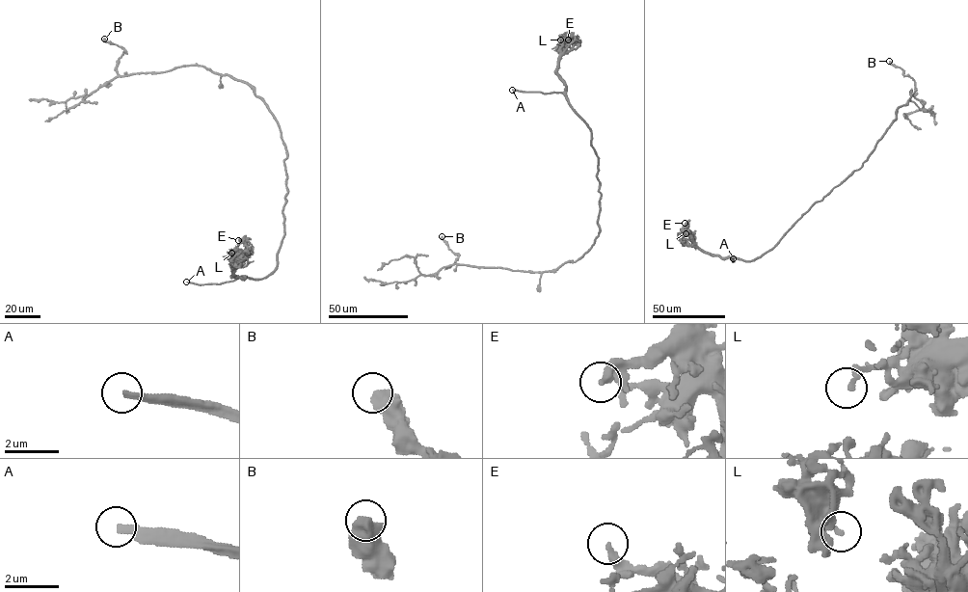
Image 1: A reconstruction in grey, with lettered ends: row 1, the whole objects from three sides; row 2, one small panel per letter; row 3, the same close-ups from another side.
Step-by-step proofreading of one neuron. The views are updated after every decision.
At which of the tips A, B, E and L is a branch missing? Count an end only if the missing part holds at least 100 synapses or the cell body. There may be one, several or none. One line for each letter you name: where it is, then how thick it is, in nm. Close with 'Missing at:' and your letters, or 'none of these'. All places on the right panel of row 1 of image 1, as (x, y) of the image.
A: at (733, 258); 240 nm thick
Missing at: A

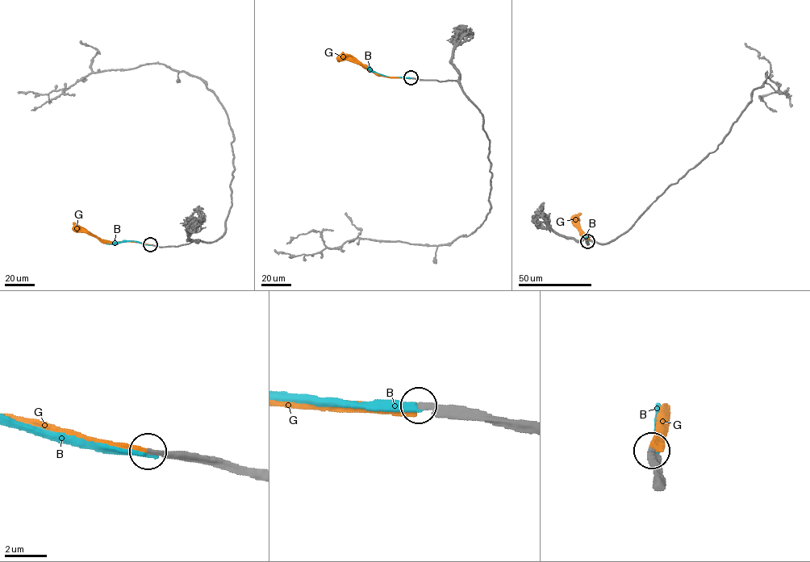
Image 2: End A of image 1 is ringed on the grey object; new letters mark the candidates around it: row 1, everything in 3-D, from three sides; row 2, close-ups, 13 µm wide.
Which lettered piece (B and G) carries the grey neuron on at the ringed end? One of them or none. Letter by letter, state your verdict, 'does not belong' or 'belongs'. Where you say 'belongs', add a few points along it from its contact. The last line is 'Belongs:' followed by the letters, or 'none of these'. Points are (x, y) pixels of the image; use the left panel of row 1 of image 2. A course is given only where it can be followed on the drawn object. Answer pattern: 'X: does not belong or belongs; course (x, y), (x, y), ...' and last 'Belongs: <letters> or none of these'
B: does not belong
G: belongs; course (149, 244), (112, 242), (77, 227)
Belongs: G

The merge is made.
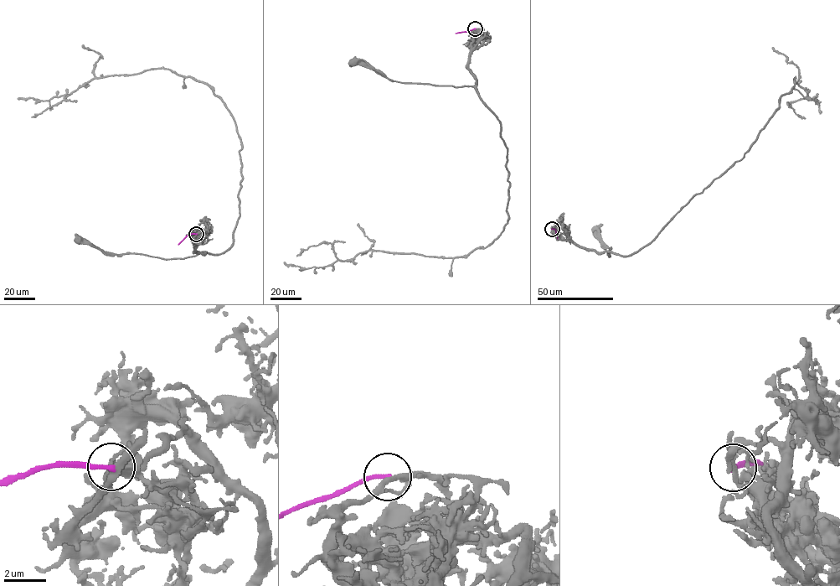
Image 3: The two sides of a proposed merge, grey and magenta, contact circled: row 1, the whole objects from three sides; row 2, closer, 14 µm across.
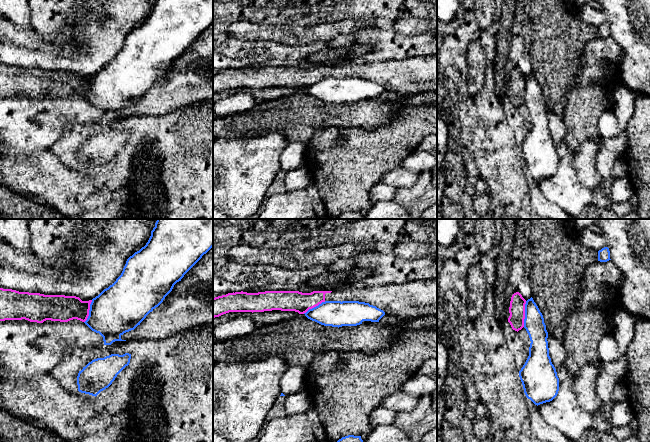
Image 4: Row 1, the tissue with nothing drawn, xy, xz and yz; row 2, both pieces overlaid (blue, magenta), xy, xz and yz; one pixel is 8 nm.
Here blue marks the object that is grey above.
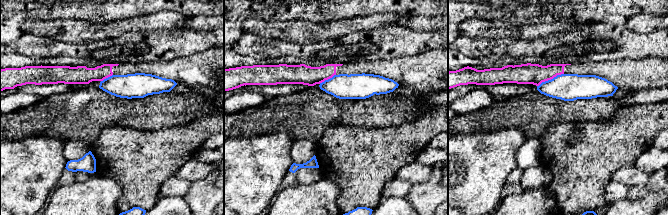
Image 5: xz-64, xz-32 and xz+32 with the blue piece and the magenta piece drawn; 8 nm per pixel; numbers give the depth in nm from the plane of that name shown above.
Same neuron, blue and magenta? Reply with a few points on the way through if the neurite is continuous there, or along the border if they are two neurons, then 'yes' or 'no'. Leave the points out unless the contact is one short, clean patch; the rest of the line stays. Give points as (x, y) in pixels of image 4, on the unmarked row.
along yz (526, 77), (523, 102) | no

